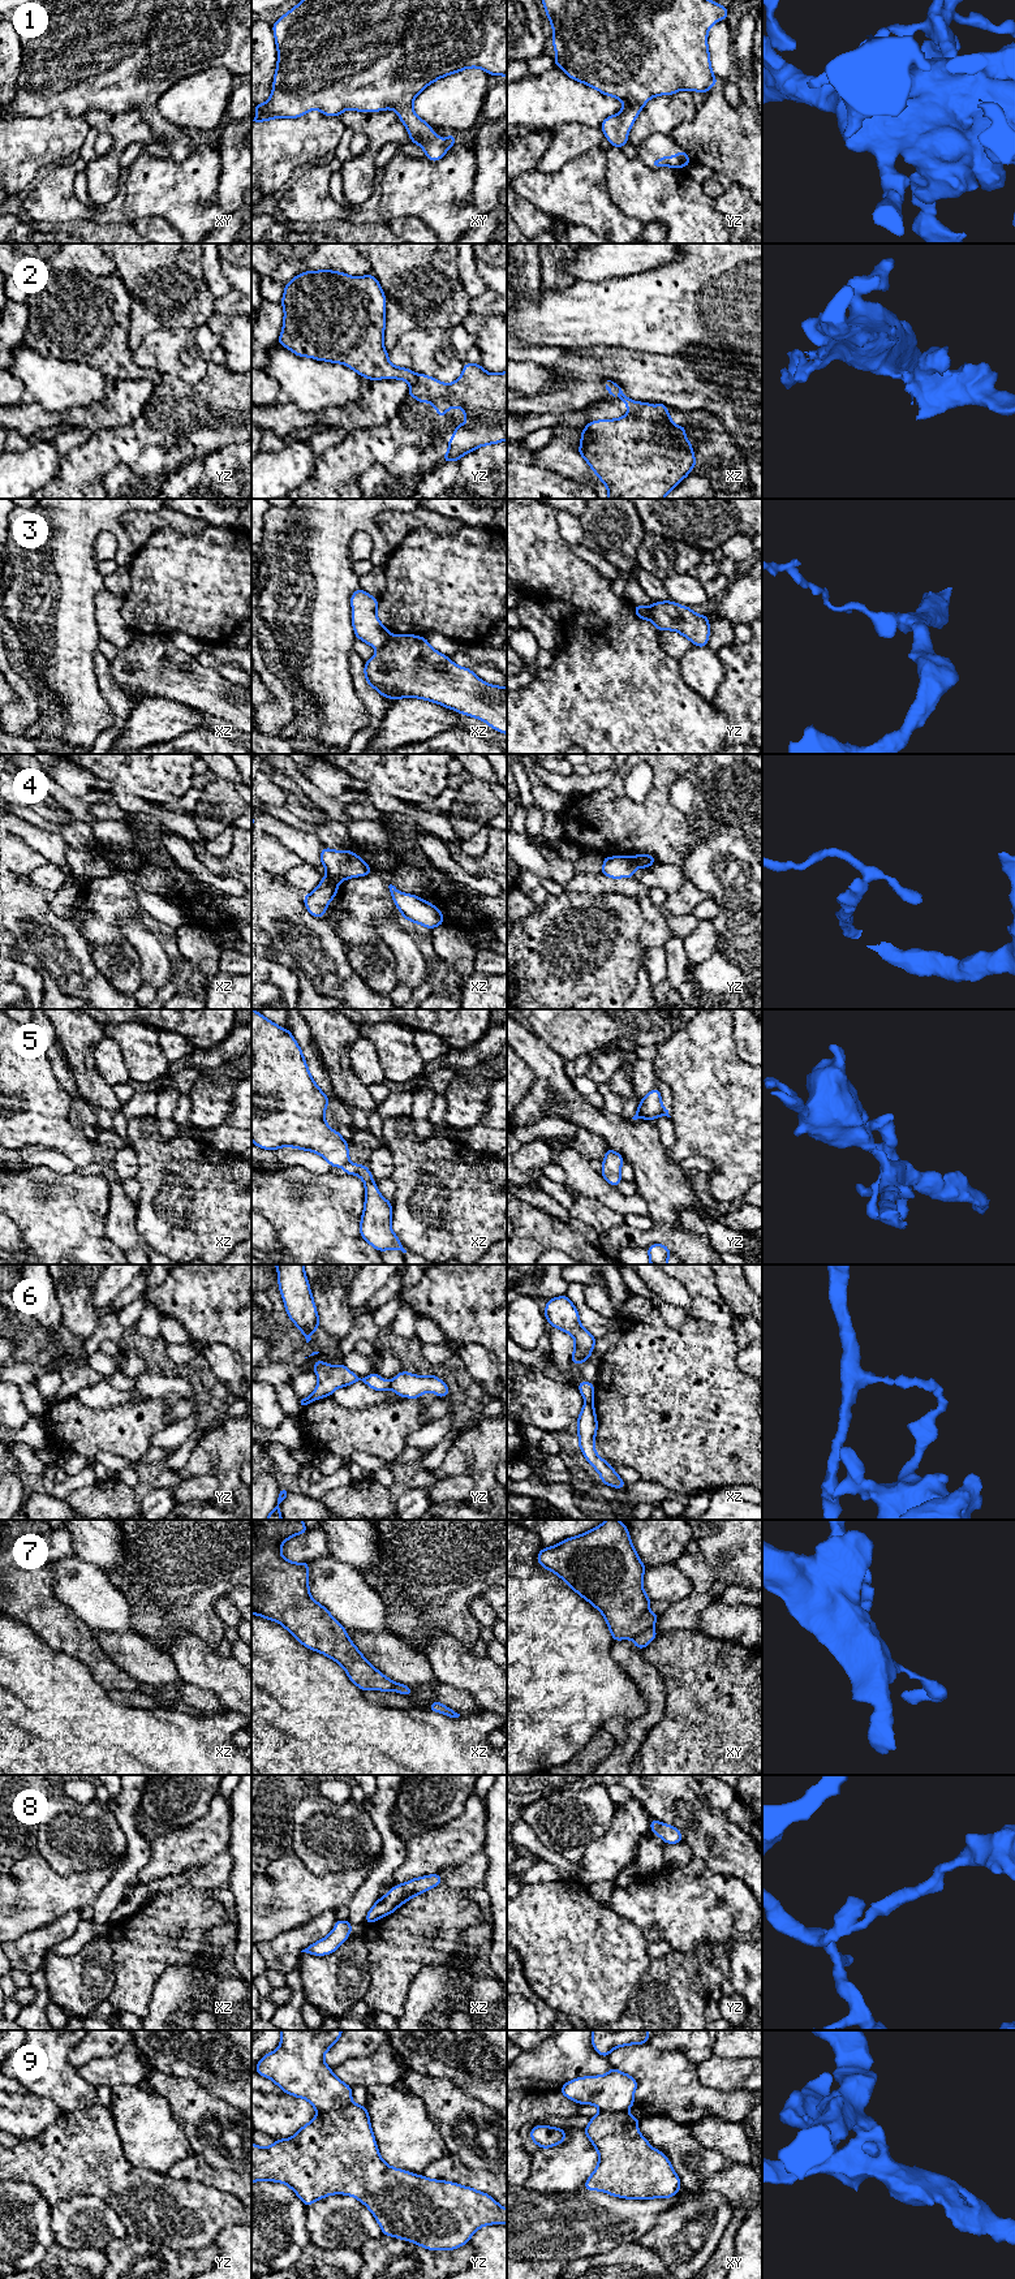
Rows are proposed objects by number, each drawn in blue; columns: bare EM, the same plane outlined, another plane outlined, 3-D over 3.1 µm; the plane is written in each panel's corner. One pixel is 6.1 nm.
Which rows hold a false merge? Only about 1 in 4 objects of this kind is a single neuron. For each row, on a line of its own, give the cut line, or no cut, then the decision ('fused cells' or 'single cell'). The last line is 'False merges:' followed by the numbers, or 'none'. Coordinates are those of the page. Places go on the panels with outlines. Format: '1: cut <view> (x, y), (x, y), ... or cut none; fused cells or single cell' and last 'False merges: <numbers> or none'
1: cut none; single cell
2: cut yz (418, 375), (417, 382), (411, 387); fused cells
3: cut xz (392, 636), (377, 650); fused cells
4: cut xz (326, 875), (336, 887); fused cells
5: cut xz (348, 1160), (340, 1166); fused cells
6: cut yz (388, 1382), (390, 1388); fused cells
7: cut xy (652, 1625), (633, 1638); fused cells
8: cut none; single cell
9: cut yz (351, 2101), (340, 2109), (318, 2112); fused cells
False merges: 2, 3, 4, 5, 6, 7, 9

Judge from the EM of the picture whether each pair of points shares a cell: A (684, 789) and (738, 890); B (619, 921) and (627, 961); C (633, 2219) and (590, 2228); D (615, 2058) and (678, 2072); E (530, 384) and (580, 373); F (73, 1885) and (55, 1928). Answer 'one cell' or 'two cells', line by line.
A: one cell
B: one cell
C: one cell
D: one cell
E: two cells
F: two cells

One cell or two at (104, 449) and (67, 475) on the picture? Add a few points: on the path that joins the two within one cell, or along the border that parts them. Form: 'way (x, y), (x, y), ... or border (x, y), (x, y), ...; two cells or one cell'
way (95, 457), (76, 475); one cell

